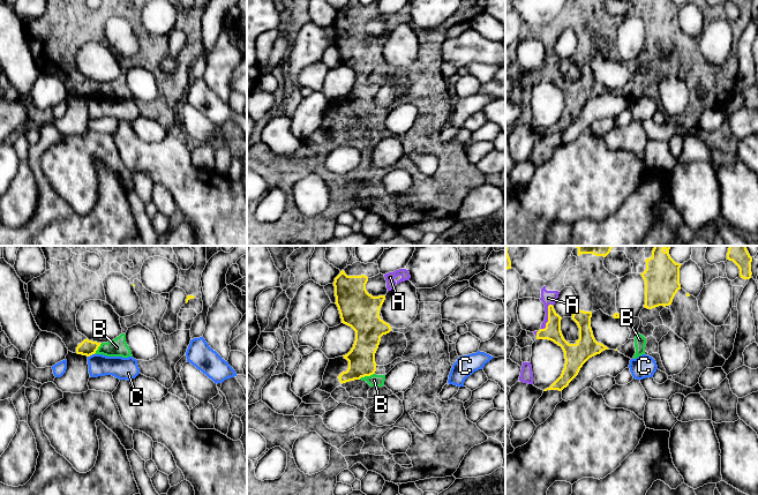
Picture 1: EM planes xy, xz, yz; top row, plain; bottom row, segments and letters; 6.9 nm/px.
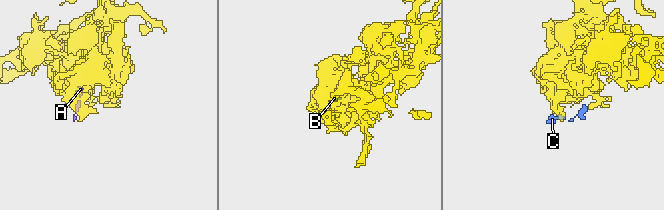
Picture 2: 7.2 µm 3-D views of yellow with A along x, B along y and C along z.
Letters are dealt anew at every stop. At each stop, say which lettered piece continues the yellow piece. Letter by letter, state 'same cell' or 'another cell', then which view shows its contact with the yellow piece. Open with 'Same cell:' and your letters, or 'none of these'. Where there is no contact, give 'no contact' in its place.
Same cell: A, B
A: same cell | yz
B: same cell | xz
C: another cell | xy

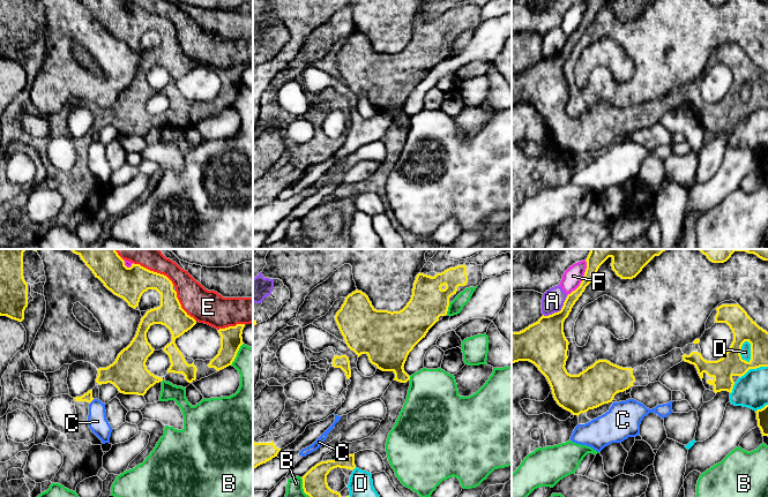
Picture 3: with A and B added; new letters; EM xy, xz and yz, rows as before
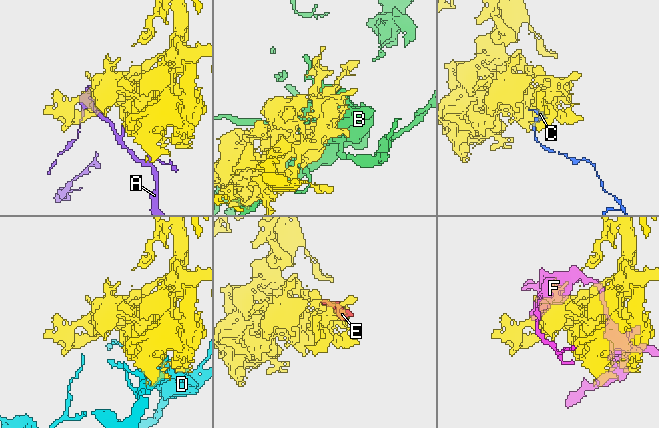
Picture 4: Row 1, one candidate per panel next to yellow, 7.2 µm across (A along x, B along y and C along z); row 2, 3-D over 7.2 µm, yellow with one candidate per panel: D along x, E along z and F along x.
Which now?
Same cell: none of these
A: another cell | yz
B: another cell | xz
C: another cell | xy
D: another cell | yz
E: another cell | xy
F: another cell | yz

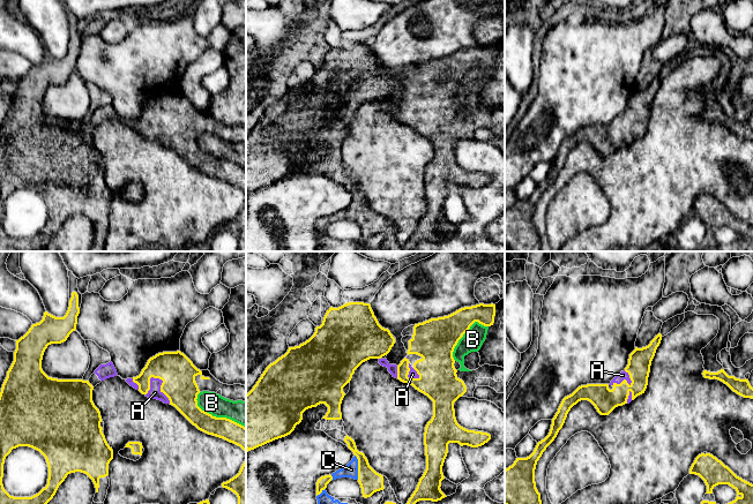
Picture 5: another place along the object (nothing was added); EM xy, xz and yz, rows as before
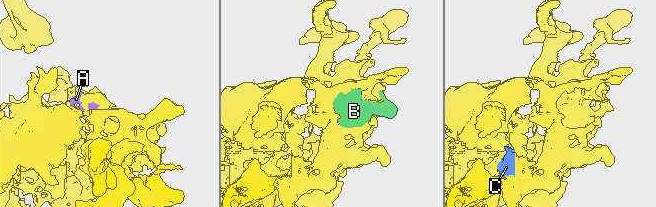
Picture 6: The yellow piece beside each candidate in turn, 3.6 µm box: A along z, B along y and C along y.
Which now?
Same cell: A, C
A: same cell | xy
B: another cell | xy
C: same cell | xz

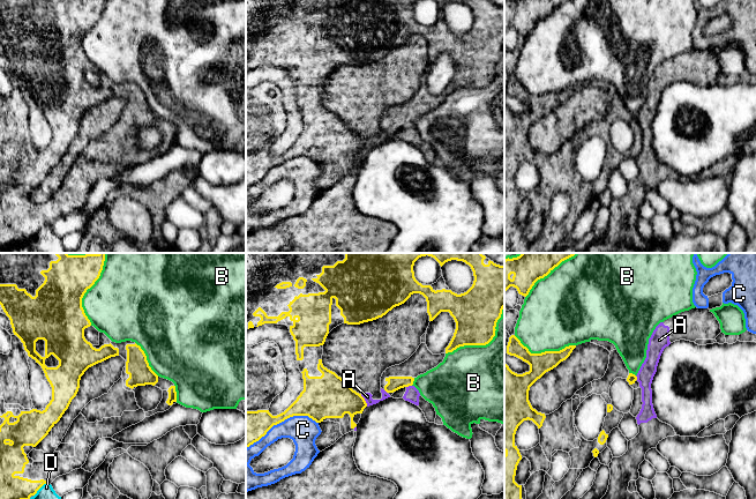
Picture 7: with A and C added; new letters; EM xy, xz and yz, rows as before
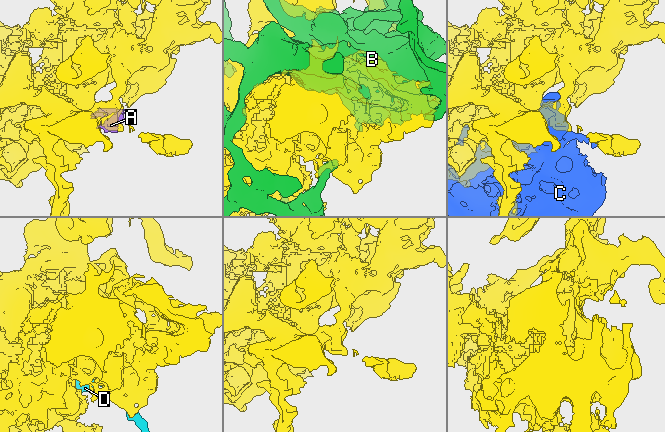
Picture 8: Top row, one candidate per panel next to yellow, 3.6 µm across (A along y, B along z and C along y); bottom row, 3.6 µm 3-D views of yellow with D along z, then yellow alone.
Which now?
Same cell: A
A: same cell | xz
B: another cell | xz
C: another cell | xz
D: another cell | xy

